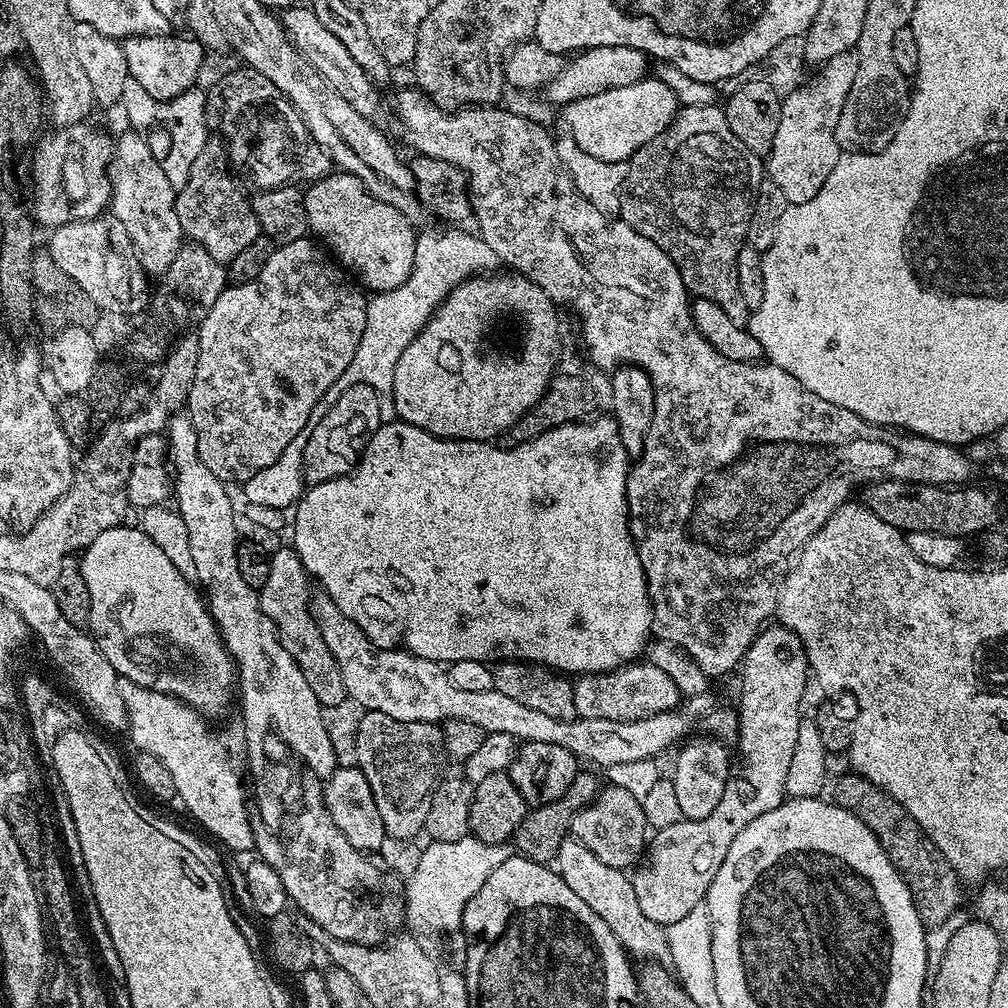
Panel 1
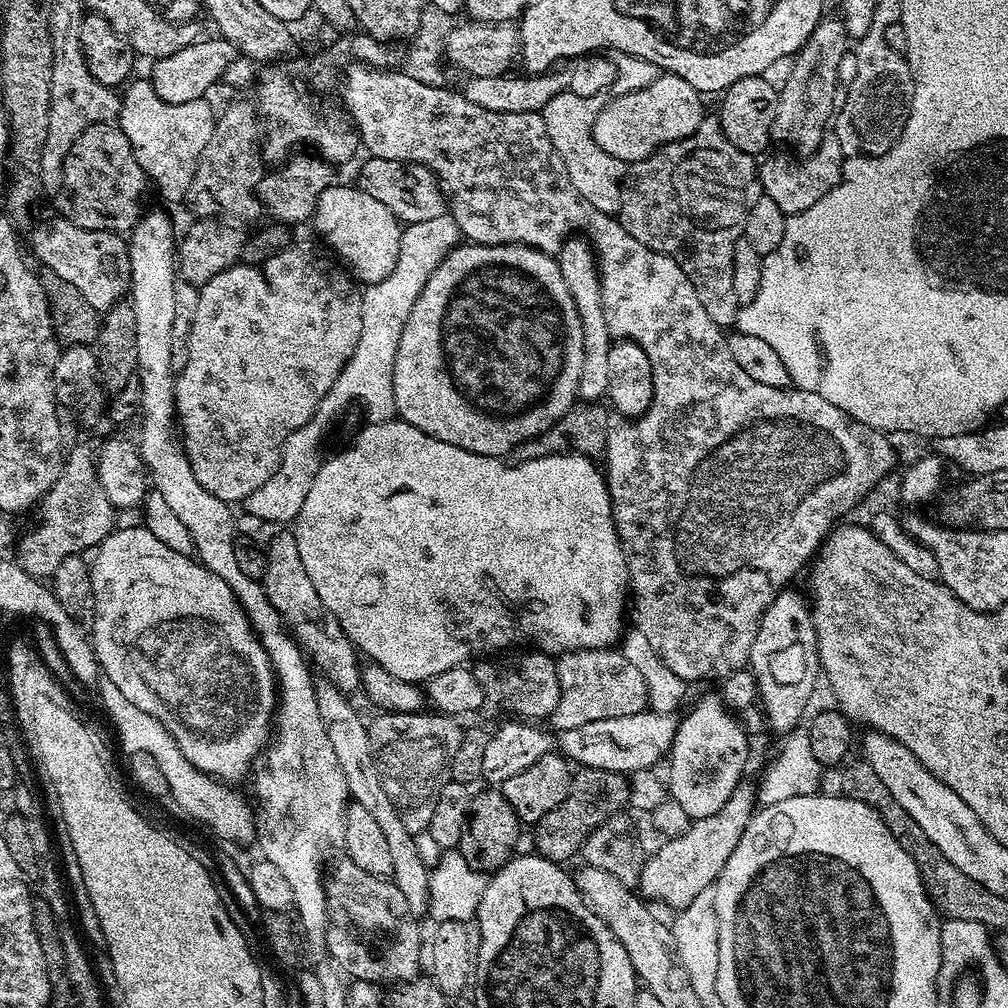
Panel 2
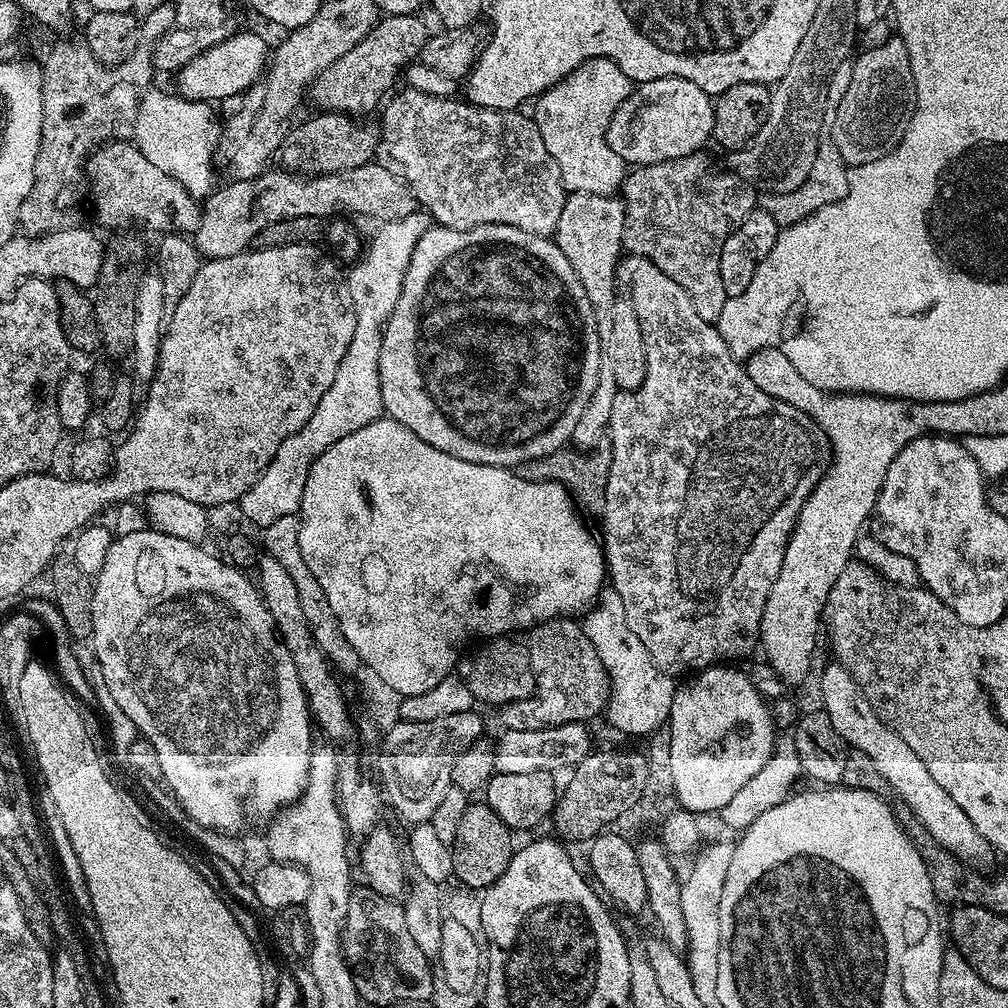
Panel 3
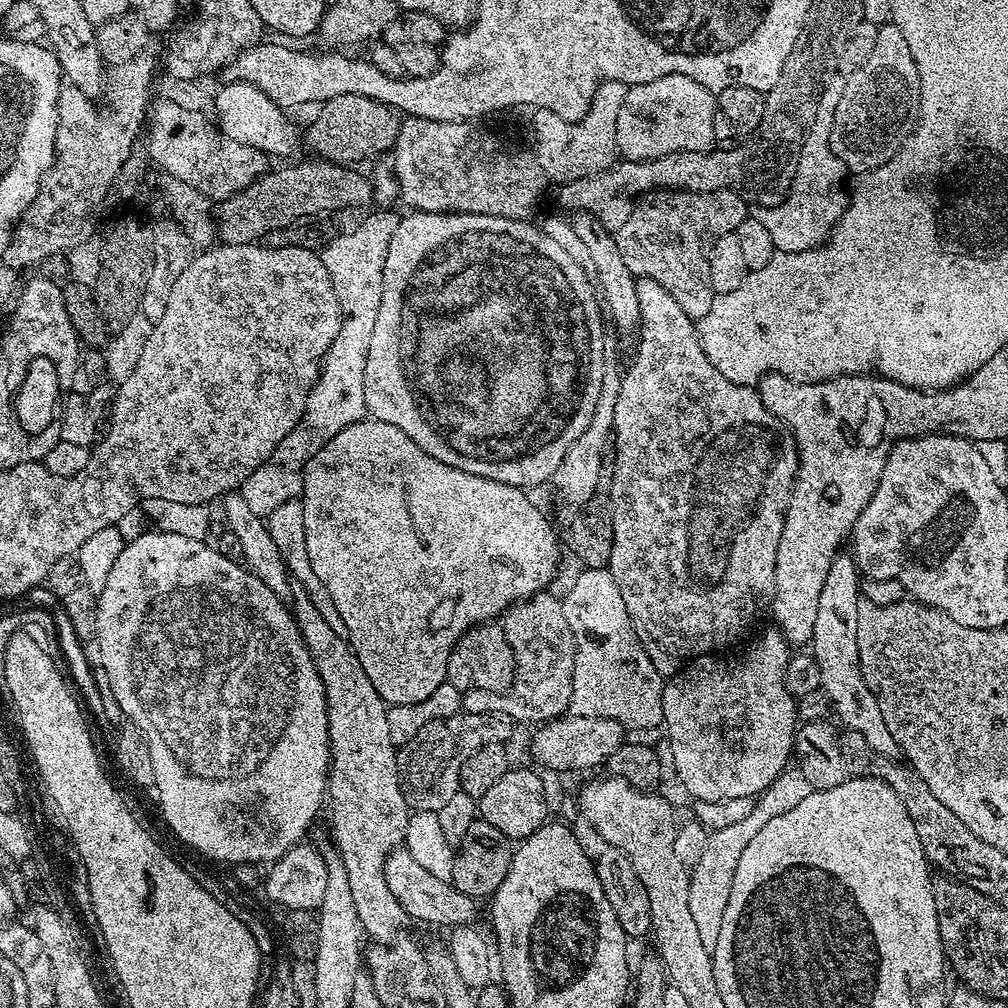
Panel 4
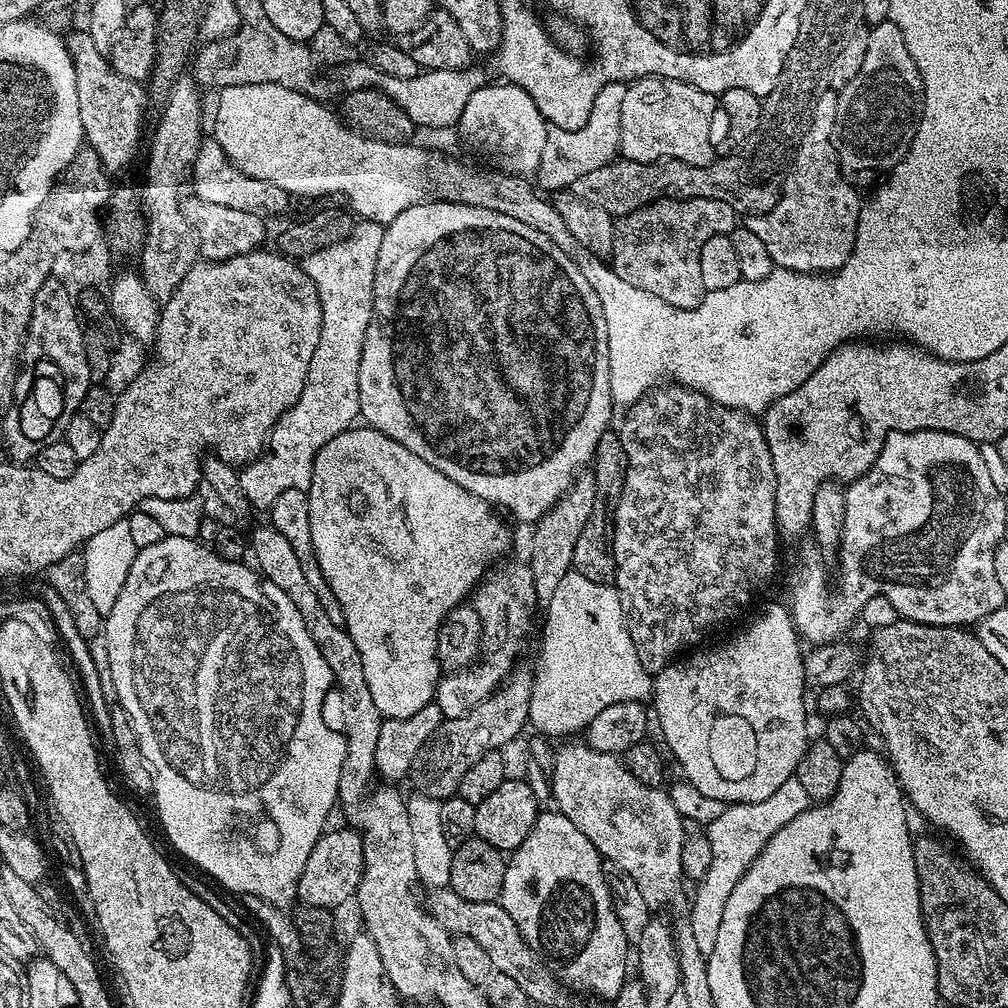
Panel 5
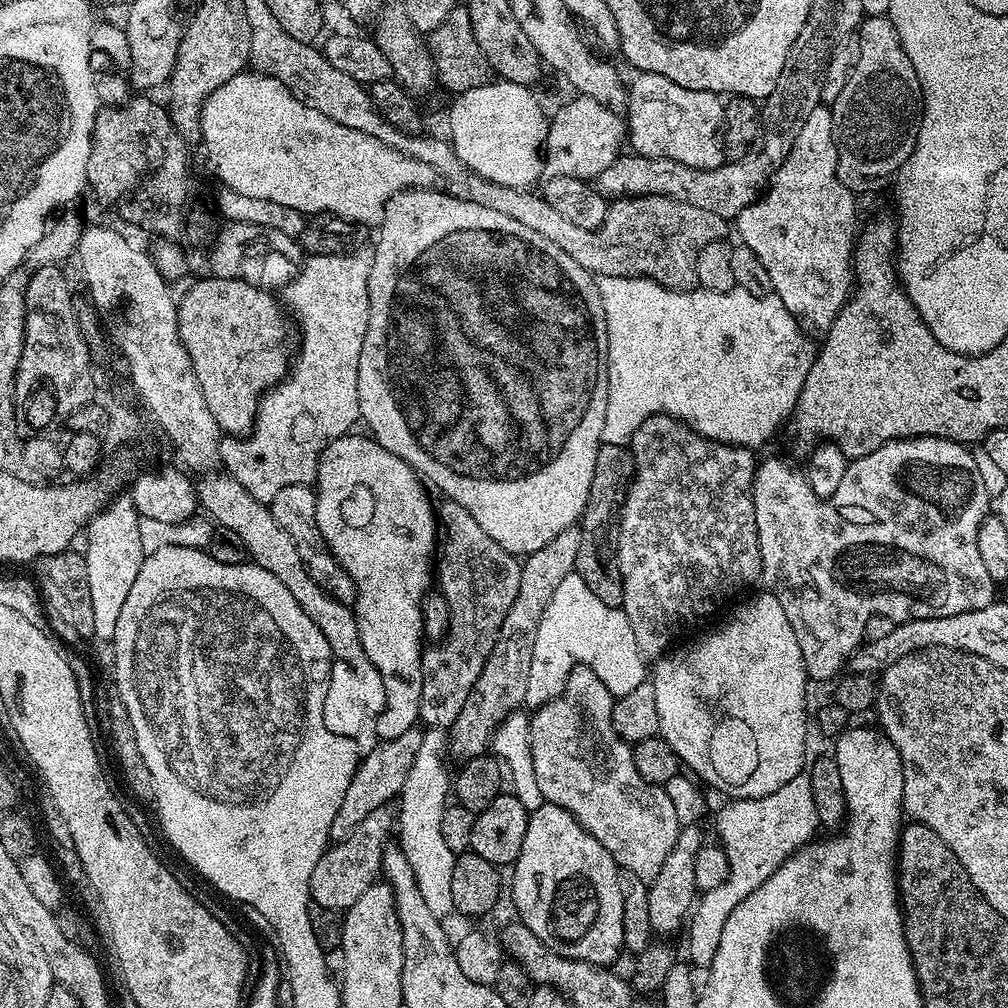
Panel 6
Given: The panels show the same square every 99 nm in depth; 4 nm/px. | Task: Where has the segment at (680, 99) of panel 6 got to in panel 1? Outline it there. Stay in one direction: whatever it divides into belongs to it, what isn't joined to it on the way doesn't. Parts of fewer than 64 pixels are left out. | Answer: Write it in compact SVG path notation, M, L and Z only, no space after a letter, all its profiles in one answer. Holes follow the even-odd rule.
M643 78L633 85L590 94L563 105L563 131L593 158L623 164L631 160L642 146L646 146L646 142L665 132L677 111L675 91L670 86L655 78Z

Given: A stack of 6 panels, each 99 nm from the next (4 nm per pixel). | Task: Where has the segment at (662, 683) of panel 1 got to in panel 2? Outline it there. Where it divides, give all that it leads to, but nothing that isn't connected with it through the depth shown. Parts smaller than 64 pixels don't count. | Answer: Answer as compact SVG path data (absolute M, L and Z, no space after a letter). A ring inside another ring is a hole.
M582 648L571 652L559 653L555 661L561 697L557 709L551 714L550 724L557 733L574 730L578 726L586 726L586 722L598 722L602 718L618 718L641 711L646 704L645 686L642 674L634 666L625 663L619 651L607 648Z

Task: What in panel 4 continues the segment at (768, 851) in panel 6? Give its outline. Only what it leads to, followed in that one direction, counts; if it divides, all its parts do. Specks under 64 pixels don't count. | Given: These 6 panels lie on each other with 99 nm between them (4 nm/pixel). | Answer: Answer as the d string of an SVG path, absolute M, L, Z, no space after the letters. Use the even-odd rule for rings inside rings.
M795 766L785 767L769 783L768 787L755 799L750 814L742 818L742 822L734 822L717 832L708 833L708 841L702 850L702 856L690 870L688 878L690 918L694 918L698 935L702 938L702 946L711 949L718 946L718 933L722 930L722 914L726 914L726 902L730 902L730 886L734 882L734 870L738 868L738 858L742 850L750 844L750 838L770 822L770 818L778 818L798 806L798 802L810 798L813 788L802 775L802 770Z

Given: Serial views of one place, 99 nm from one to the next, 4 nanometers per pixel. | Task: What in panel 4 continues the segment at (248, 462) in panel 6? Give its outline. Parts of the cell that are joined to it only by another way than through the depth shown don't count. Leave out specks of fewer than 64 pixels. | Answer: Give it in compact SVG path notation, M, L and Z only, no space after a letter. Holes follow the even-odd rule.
M376 212L373 216L366 217L357 228L352 228L341 236L339 233L329 240L323 249L324 265L334 282L334 294L338 294L338 302L342 306L344 315L342 330L338 330L338 338L334 338L326 354L324 364L320 368L320 376L316 380L316 385L310 390L306 410L298 426L294 426L294 430L290 430L290 434L286 434L286 438L278 442L274 454L270 454L270 458L262 466L258 466L258 470L254 470L254 474L250 474L250 478L246 478L246 482L238 489L242 498L246 498L246 506L250 506L254 514L267 518L274 510L278 510L278 506L282 506L282 502L300 500L304 491L304 467L308 465L310 458L314 458L314 454L318 454L318 450L322 450L322 446L326 446L326 442L330 442L334 434L346 430L346 426L354 422L365 419L368 410L366 406L366 353L370 351L370 338L382 302L382 274L386 266L390 238L400 228L401 219L401 213Z

